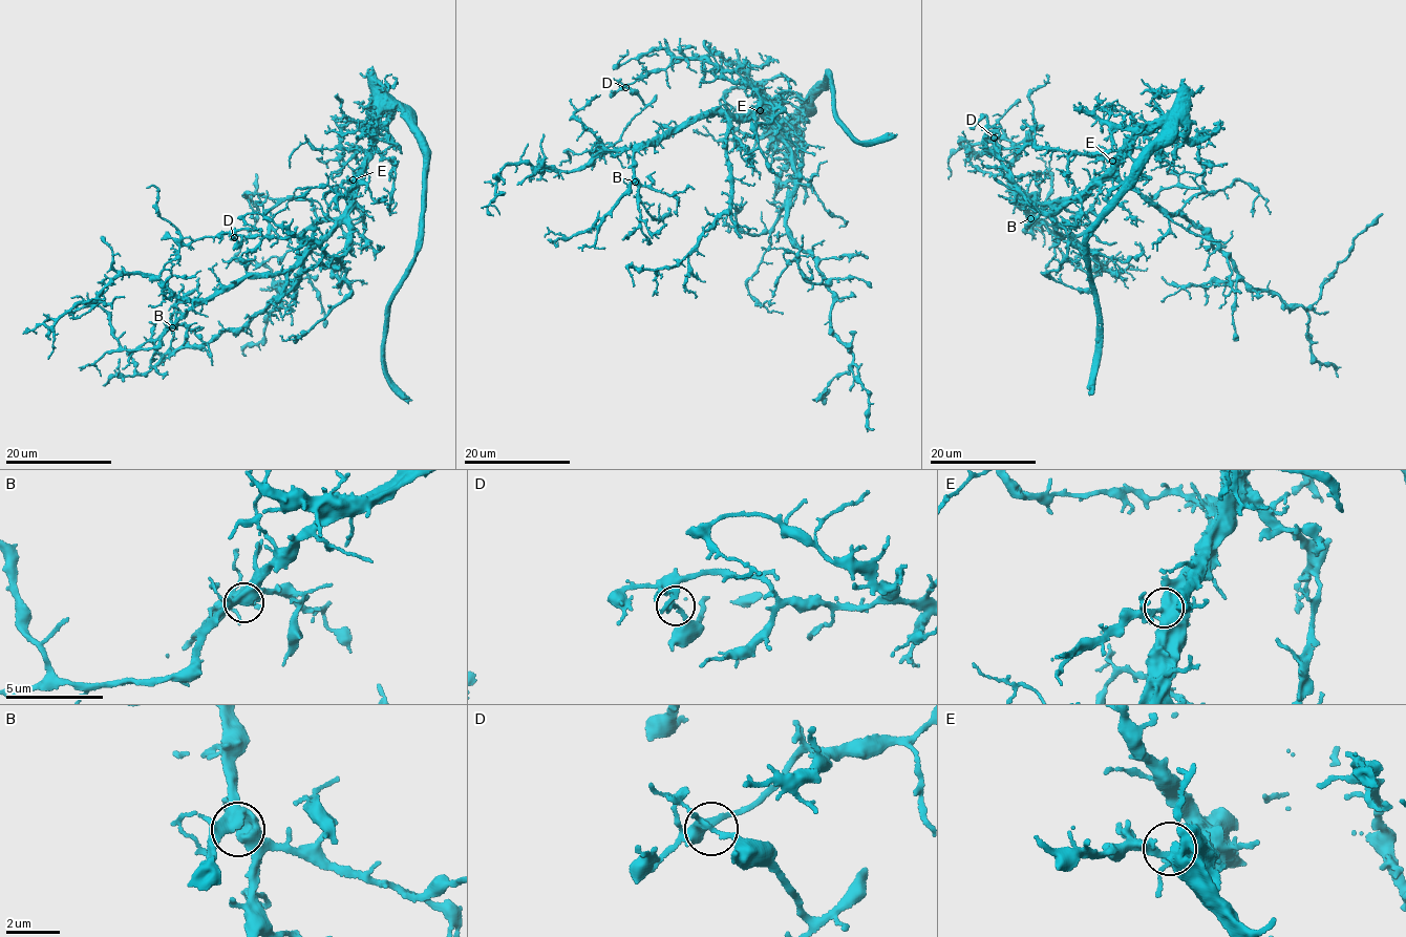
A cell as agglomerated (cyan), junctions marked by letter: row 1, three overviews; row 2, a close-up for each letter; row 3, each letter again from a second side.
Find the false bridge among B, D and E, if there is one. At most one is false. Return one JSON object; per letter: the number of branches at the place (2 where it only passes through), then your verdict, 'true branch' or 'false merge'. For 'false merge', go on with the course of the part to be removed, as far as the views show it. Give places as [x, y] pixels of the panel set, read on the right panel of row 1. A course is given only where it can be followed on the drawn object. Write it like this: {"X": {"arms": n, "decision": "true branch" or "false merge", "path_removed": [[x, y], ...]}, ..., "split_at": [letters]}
{"B": {"arms": 3, "decision": "true branch"}, "D": {"arms": 3, "decision": "false merge", "path_removed": [[995, 137], [1004, 147], [1021, 147], [1025, 139], [1032, 141], [1028, 139], [1031, 130], [1042, 130]]}, "E": {"arms": 3, "decision": "true branch"}, "split_at": ["D"]}

